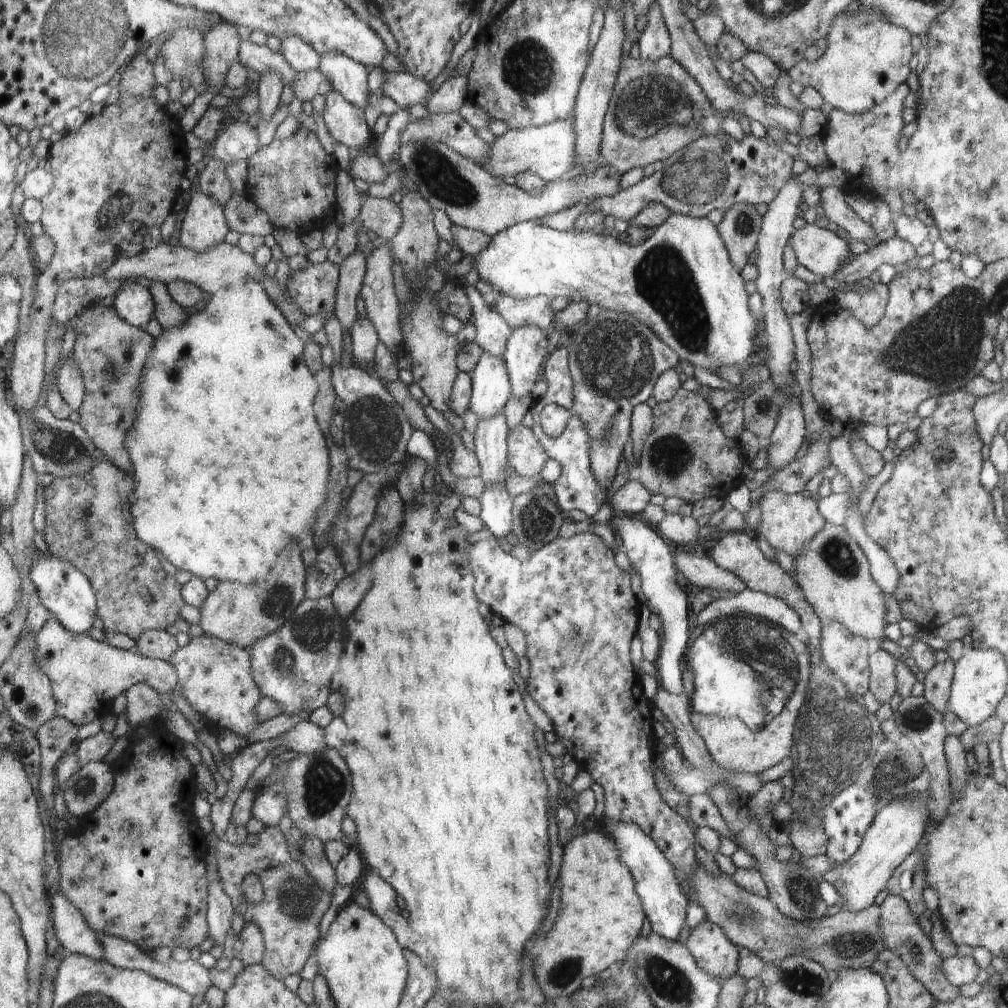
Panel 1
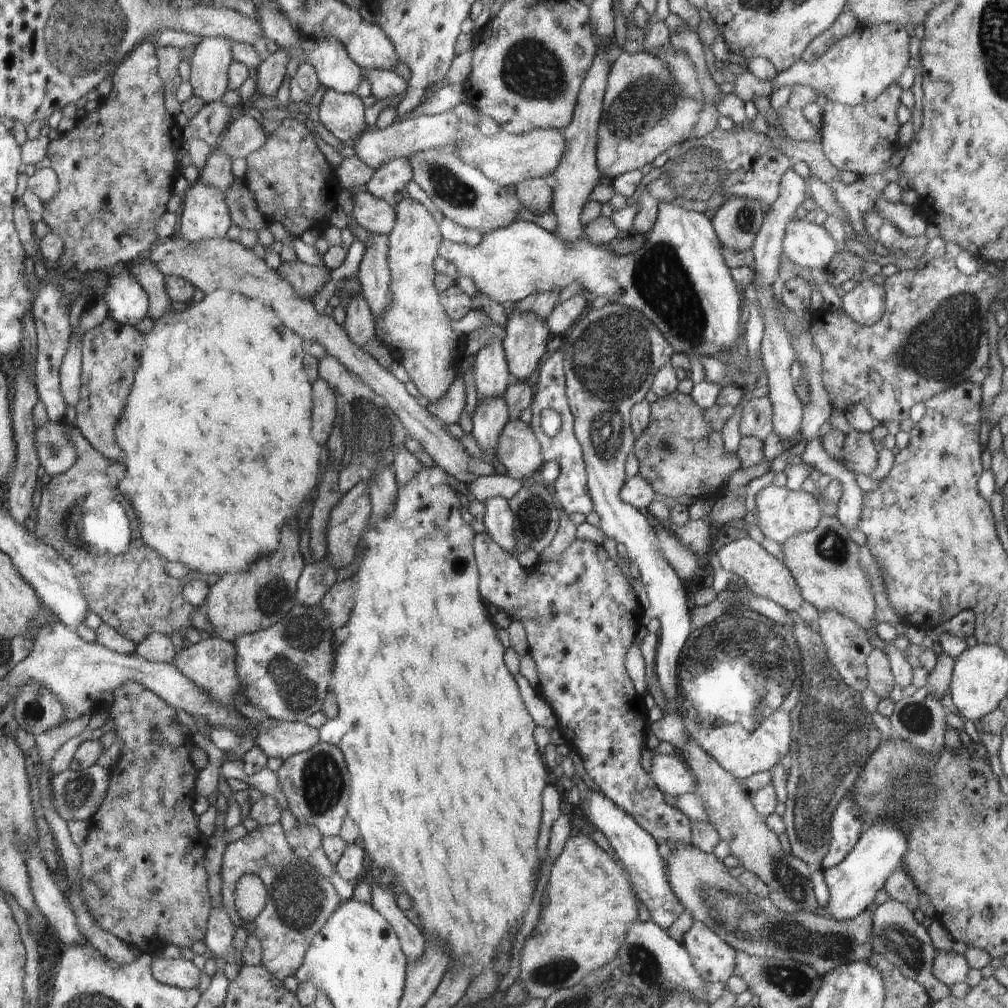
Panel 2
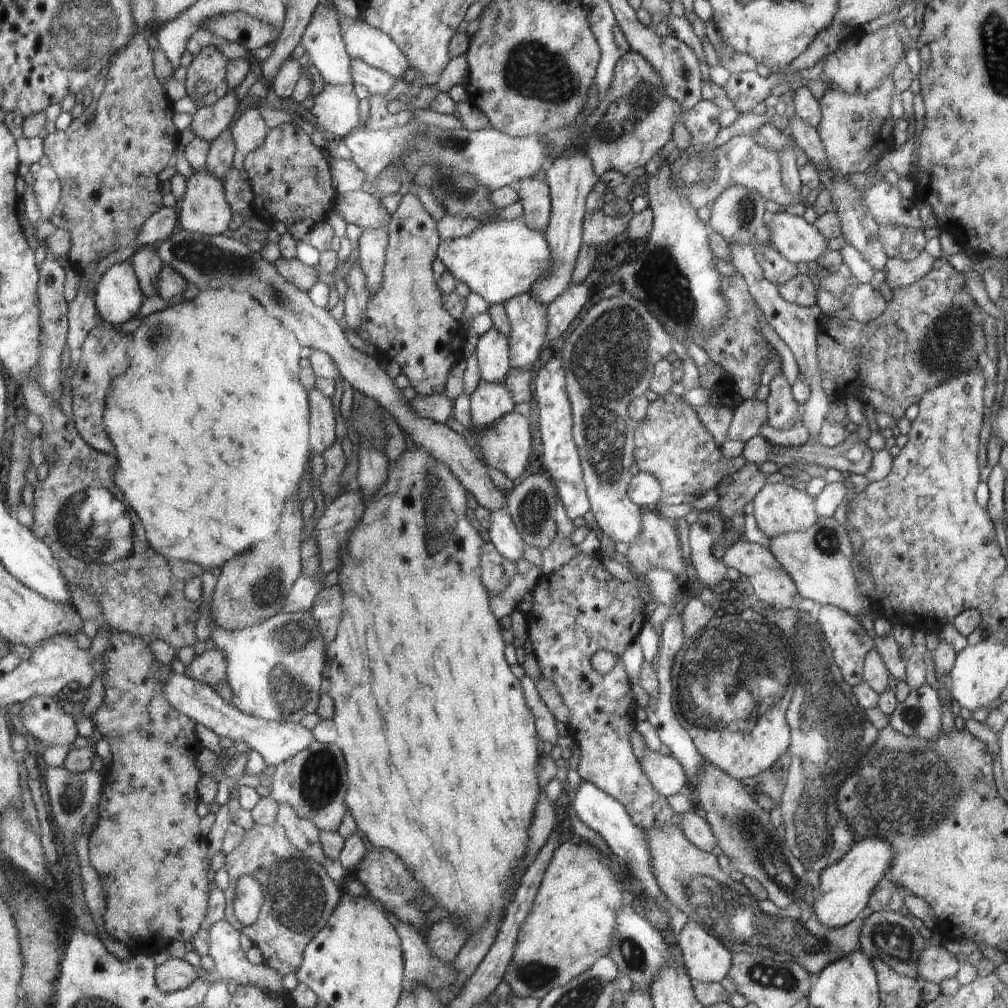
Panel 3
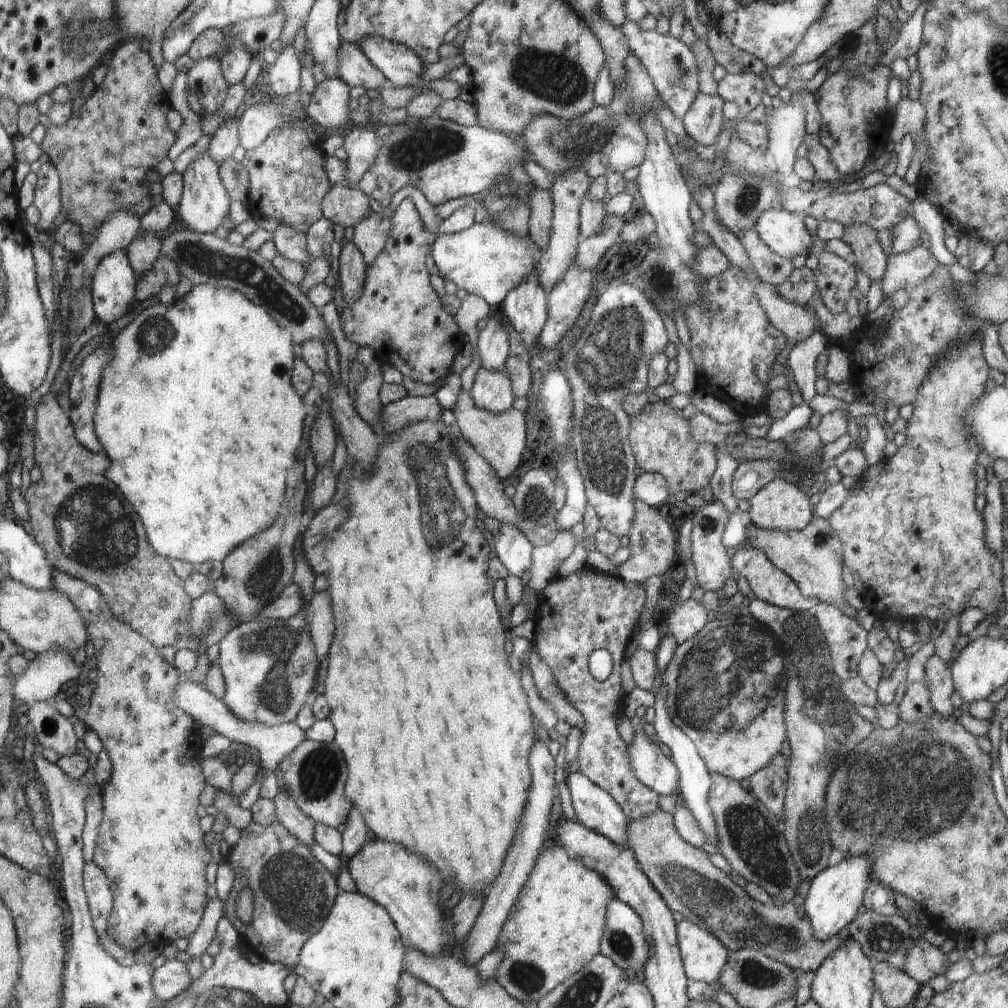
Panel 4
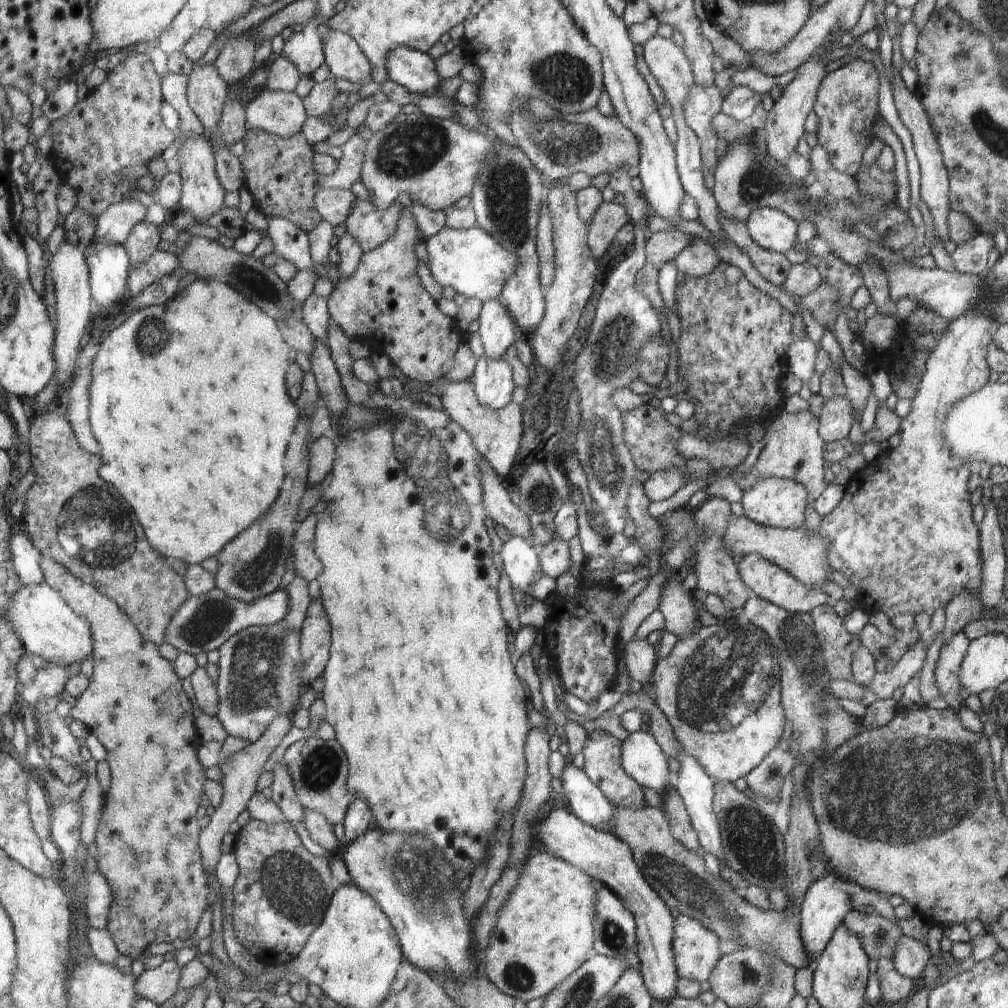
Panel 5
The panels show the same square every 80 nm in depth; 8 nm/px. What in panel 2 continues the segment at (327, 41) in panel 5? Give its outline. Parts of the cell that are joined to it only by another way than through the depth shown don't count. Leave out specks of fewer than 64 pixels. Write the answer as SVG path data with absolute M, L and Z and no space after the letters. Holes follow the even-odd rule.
M362 69L361 78L370 84L371 94L378 100L388 98L398 102L407 91L407 81L396 75L393 70Z

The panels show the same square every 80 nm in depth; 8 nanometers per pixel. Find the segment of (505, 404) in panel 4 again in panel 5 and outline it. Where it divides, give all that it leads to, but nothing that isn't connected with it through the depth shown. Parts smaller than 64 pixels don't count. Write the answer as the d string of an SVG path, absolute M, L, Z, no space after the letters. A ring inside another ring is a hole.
M482 355L475 363L472 384L482 406L502 410L512 401L513 374L504 357L490 360Z

